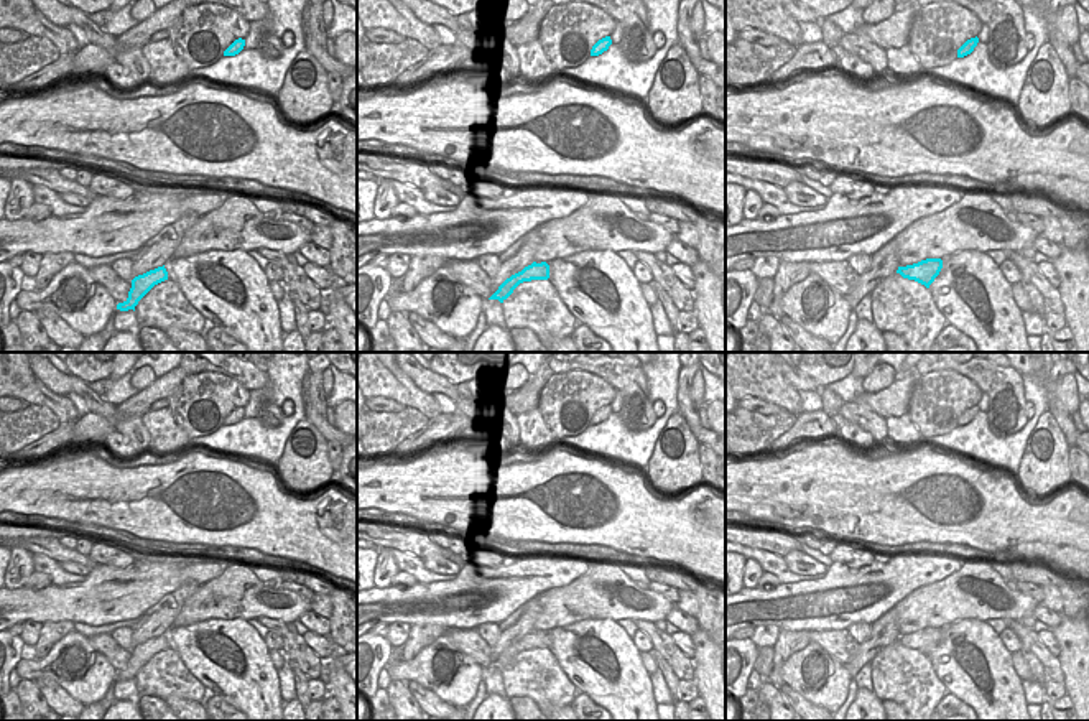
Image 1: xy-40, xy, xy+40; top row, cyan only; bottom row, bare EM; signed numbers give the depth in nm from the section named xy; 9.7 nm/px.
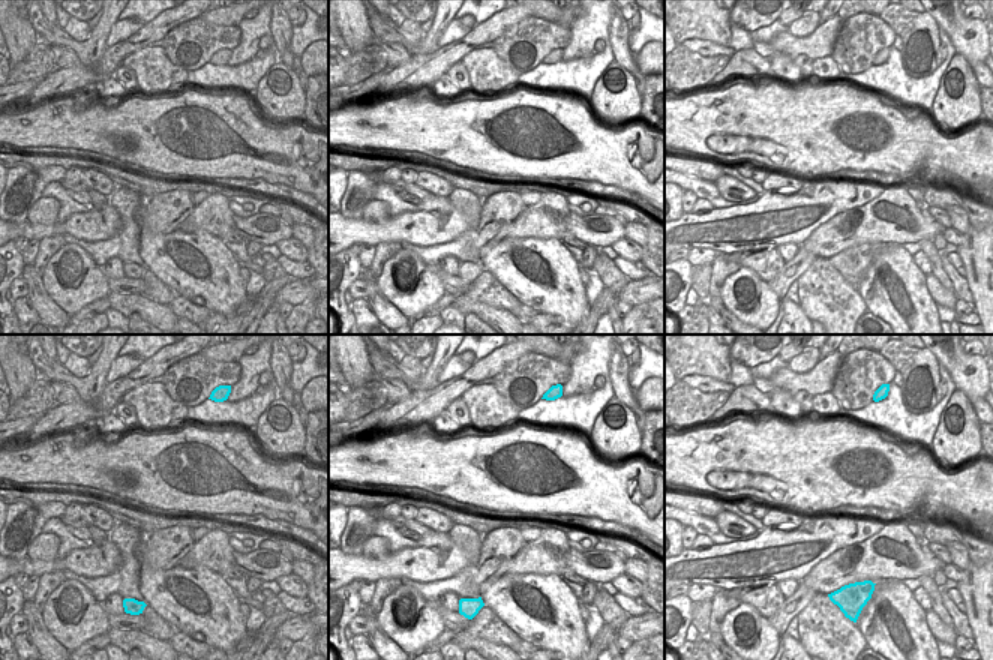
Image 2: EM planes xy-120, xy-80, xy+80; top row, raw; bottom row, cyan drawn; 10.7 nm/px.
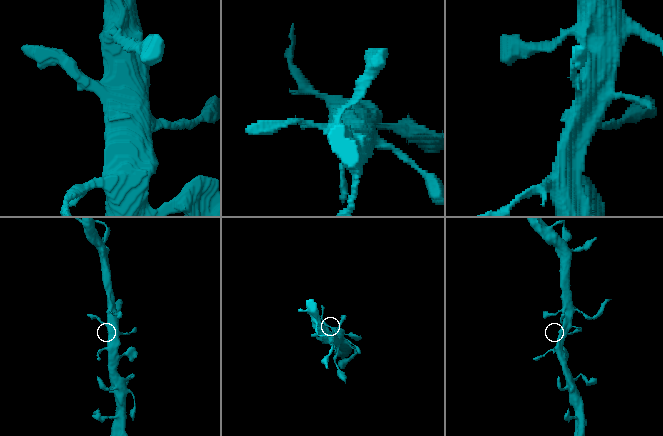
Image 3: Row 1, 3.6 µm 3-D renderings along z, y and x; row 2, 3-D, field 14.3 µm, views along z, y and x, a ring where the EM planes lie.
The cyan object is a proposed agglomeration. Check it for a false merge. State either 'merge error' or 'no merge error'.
no merge error

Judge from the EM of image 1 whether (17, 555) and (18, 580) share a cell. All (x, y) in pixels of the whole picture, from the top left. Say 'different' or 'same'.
same

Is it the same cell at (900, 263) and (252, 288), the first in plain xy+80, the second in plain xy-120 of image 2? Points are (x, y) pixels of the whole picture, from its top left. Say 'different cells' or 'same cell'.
different cells

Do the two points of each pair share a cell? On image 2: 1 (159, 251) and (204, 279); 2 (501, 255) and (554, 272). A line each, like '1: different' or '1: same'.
1: same
2: same

